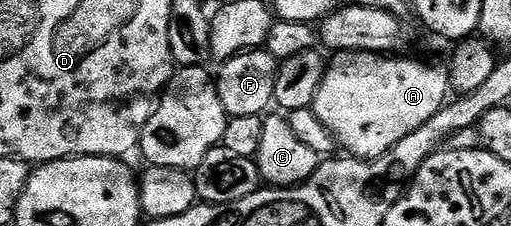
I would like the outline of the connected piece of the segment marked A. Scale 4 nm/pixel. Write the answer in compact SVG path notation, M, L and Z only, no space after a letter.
M347 51L345 53L338 53L333 56L327 62L326 65L326 72L324 73L324 81L320 81L320 89L316 93L316 97L314 98L314 105L313 105L313 111L316 113L316 117L319 119L320 122L326 126L326 130L330 132L331 135L334 136L334 142L337 144L339 148L342 147L344 150L343 152L349 153L353 158L355 159L375 159L376 157L380 157L384 153L388 153L388 149L392 149L392 145L396 145L400 141L404 141L404 137L408 137L408 133L412 133L416 129L420 129L420 125L424 125L424 121L428 121L438 110L441 109L441 107L446 106L448 102L448 96L451 94L451 89L450 89L450 76L448 74L447 68L445 66L442 67L433 67L432 64L430 63L421 63L420 60L418 59L398 59L402 57L395 57L393 54L389 55L373 55L372 53L368 53L367 51Z

